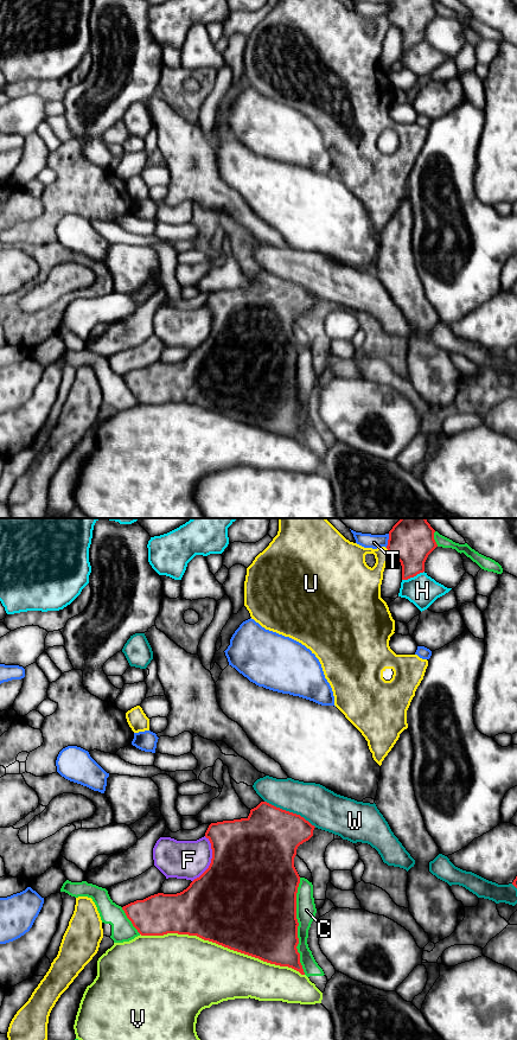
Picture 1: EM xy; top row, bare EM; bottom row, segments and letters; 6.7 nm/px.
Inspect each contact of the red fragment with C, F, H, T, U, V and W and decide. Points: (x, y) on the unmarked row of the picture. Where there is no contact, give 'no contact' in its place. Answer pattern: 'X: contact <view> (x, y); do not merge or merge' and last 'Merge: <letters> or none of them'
C: contact xy (298, 394); do not merge
F: contact xy (211, 329); do not merge
H: contact xy (413, 45); do not merge
T: contact xy (388, 10); do not merge
U: contact xy (389, 21); do not merge
V: contact xy (222, 414); do not merge
W: contact xy (291, 281); merge
Merge: W

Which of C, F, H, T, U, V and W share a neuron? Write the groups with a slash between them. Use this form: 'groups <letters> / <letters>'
groups C / F / H / T / U / V / W

